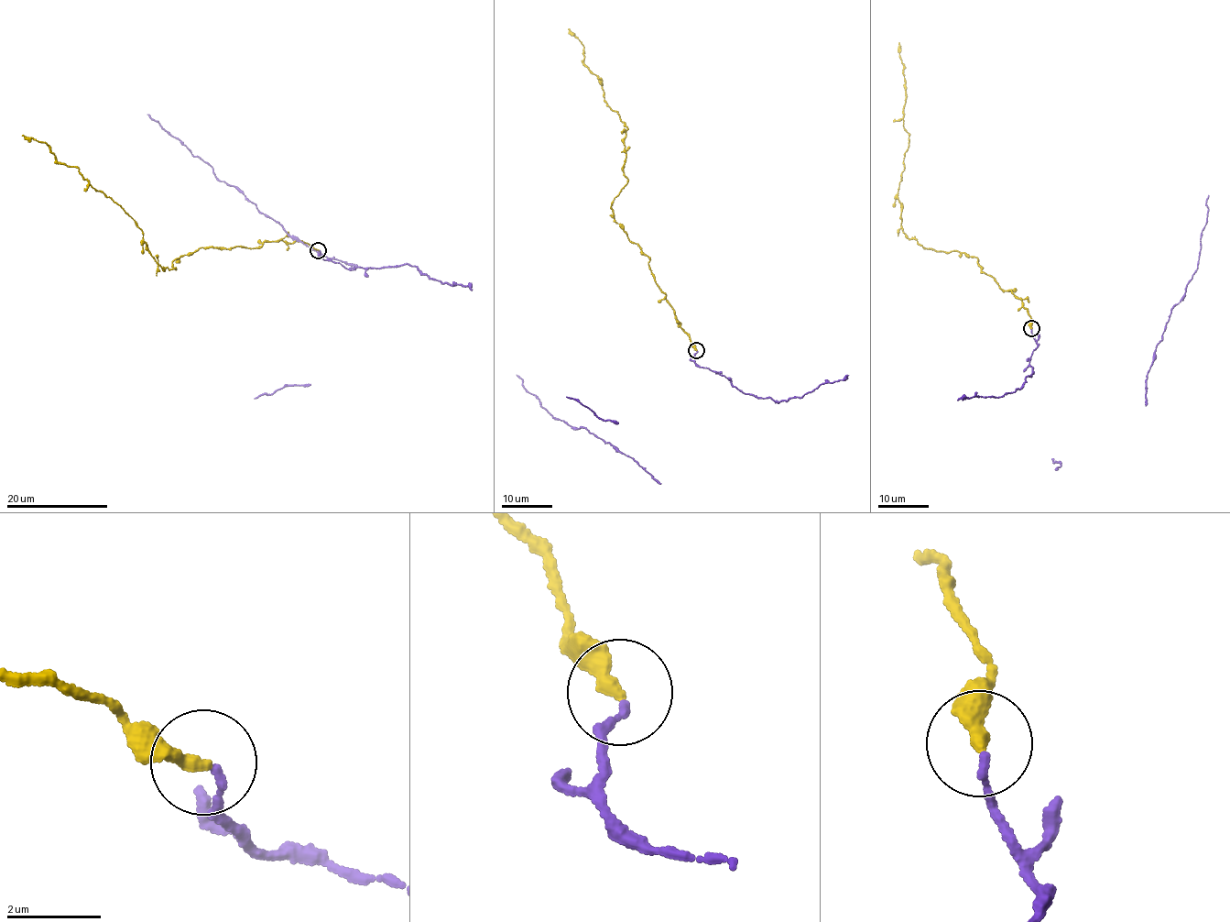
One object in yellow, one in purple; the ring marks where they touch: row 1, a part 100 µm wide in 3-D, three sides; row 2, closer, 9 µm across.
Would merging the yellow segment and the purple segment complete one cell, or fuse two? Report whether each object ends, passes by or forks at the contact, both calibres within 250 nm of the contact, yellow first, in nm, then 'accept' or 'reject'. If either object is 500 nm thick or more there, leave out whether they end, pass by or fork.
yellow ends; purple ends; calibres 320 and 140 nm; accept

